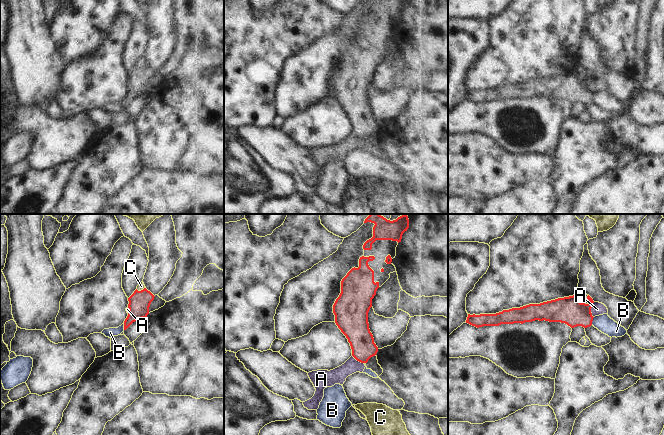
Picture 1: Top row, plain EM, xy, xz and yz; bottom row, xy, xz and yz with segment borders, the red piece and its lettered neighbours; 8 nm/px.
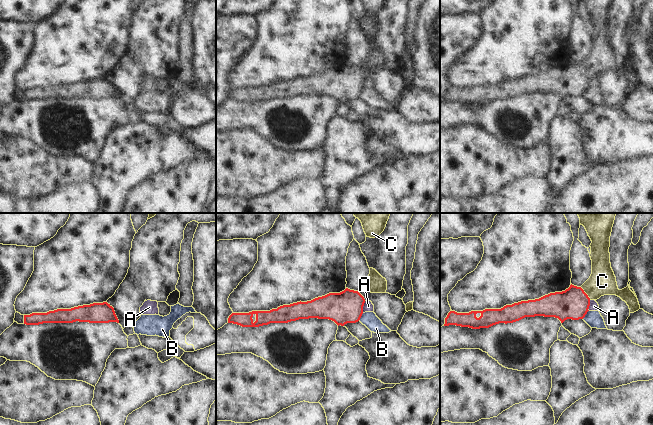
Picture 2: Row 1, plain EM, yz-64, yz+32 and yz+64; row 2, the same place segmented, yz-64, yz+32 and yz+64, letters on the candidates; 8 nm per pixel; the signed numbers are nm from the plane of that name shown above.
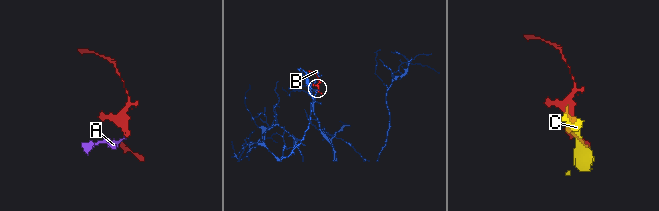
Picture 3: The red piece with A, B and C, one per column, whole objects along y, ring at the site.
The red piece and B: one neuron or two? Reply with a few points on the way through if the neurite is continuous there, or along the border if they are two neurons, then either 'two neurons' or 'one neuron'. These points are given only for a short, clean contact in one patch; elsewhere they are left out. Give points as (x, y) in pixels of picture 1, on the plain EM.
border along yz (594, 93), (591, 100); two neurons

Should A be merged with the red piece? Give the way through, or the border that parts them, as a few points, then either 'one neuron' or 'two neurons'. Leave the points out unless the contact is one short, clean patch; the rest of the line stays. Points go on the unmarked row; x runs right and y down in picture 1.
border yz (594, 78), (591, 84), (591, 91), (593, 93); two neurons

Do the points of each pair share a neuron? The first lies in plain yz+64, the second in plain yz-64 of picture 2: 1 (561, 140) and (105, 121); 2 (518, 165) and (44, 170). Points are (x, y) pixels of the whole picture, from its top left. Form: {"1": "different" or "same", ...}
{"1": "different", "2": "same"}

